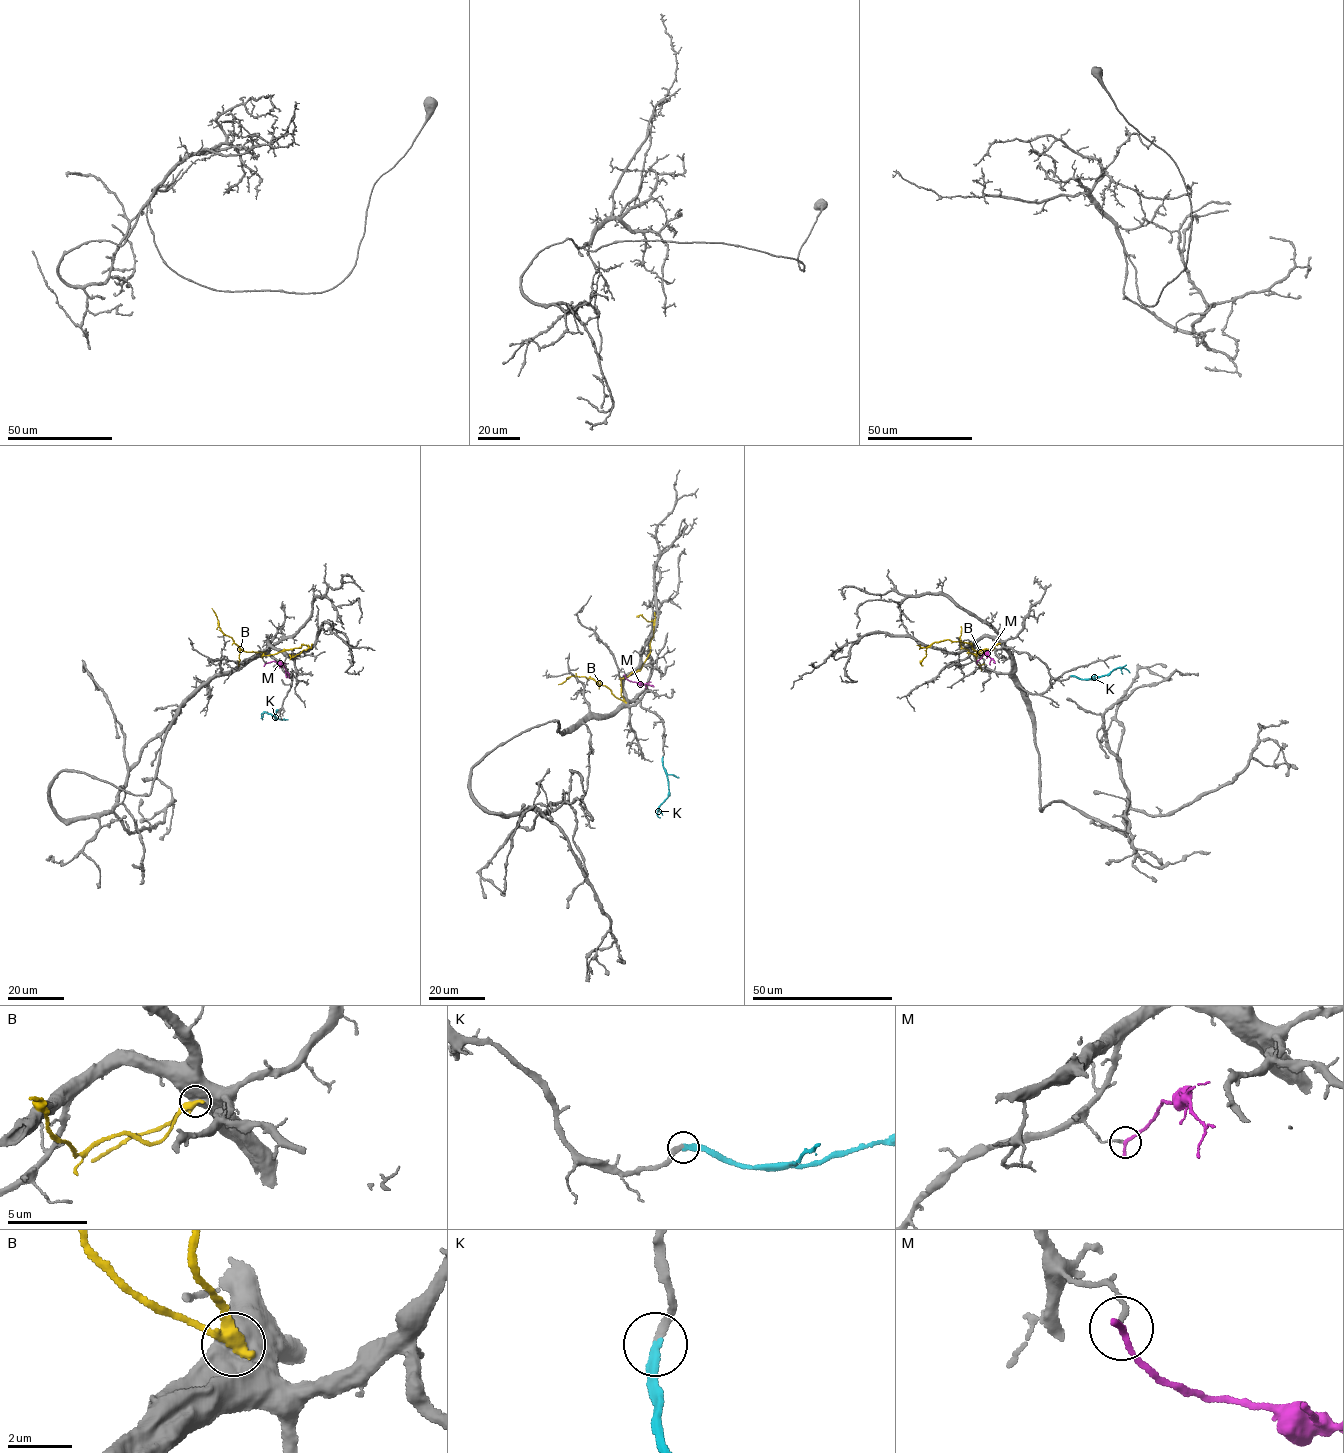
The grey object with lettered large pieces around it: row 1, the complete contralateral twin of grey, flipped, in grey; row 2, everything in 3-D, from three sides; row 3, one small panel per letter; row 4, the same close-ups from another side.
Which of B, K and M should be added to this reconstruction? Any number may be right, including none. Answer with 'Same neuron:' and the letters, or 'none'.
Same neuron: K

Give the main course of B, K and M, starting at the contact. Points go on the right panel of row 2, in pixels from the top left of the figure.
B: (998, 643), (991, 650), (977, 652), (969, 643), (934, 642), (926, 648), (923, 665)
K: (1071, 676), (1093, 679), (1107, 675), (1117, 668), (1130, 672)
M: (976, 661), (986, 653), (995, 663)

